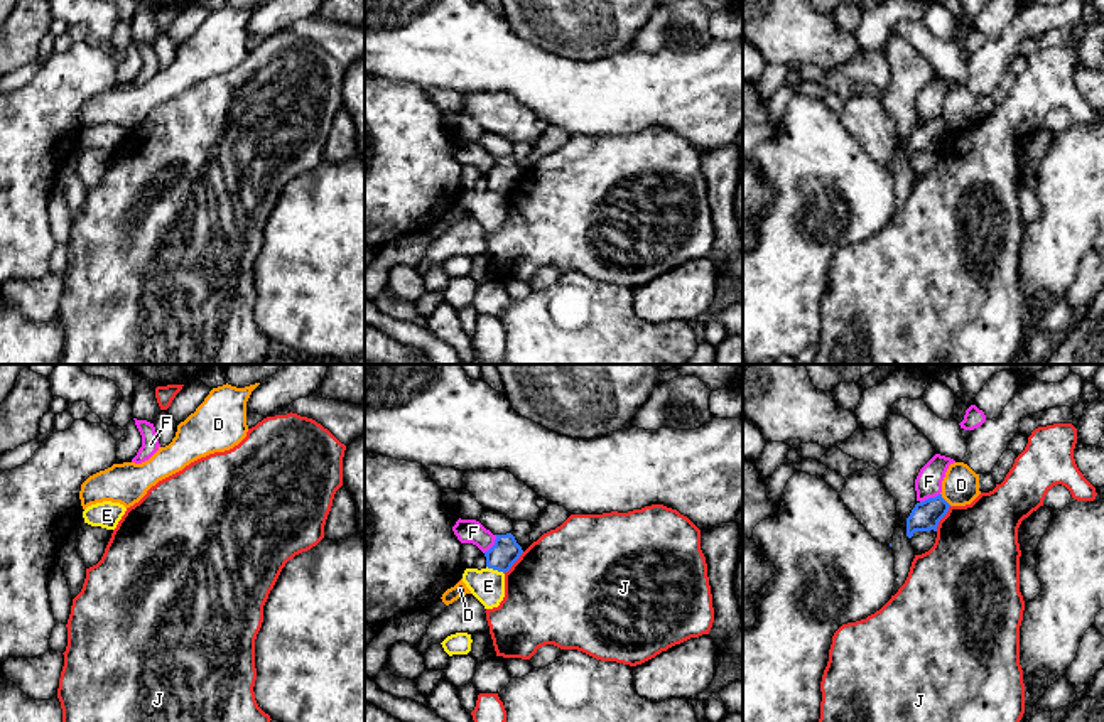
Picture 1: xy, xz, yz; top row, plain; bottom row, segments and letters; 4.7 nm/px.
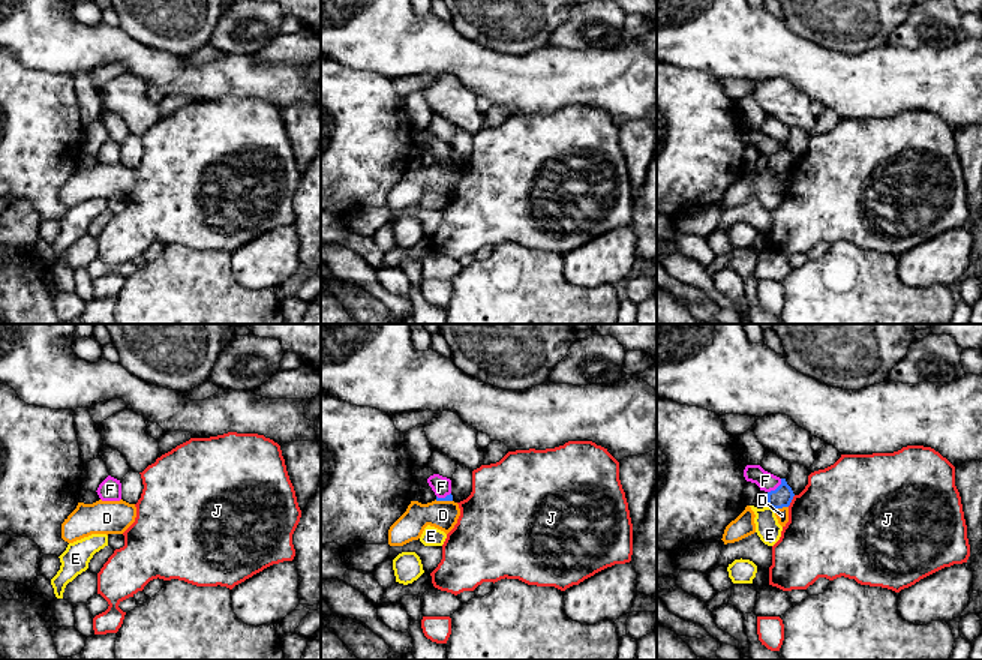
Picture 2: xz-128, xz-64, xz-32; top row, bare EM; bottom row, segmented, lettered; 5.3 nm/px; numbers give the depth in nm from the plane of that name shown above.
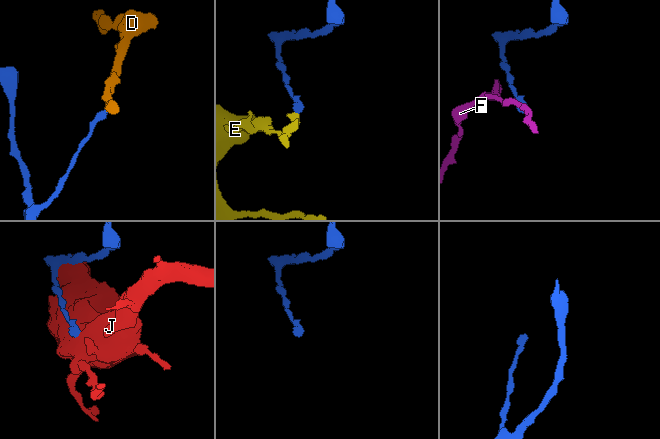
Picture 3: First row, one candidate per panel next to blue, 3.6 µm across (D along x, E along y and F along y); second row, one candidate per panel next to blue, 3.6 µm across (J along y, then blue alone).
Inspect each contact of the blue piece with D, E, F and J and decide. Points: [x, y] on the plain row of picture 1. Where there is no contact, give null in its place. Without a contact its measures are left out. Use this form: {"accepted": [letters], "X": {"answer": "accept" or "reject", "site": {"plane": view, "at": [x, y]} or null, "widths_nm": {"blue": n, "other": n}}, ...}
{"accepted": [], "D": {"answer": "reject", "site": {"plane": "yz", "at": [944, 122]}, "widths_nm": {"blue": 140, "other": 180}}, "E": {"answer": "reject", "site": {"plane": "xz", "at": [495, 191]}, "widths_nm": {"blue": 140, "other": 160}}, "F": {"answer": "reject", "site": {"plane": "xz", "at": [493, 167]}, "widths_nm": {"blue": 140, "other": 110}}, "J": {"answer": "reject", "site": {"plane": "yz", "at": [942, 139]}, "widths_nm": {"blue": 140, "other": 420}}}

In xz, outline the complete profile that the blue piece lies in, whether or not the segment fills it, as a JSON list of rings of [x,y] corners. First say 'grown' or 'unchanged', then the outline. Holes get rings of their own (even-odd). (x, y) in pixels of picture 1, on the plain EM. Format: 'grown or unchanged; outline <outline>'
unchanged; outline [[[511,155],[496,157],[495,167],[484,174],[486,189],[505,196],[522,175],[523,172]]]

